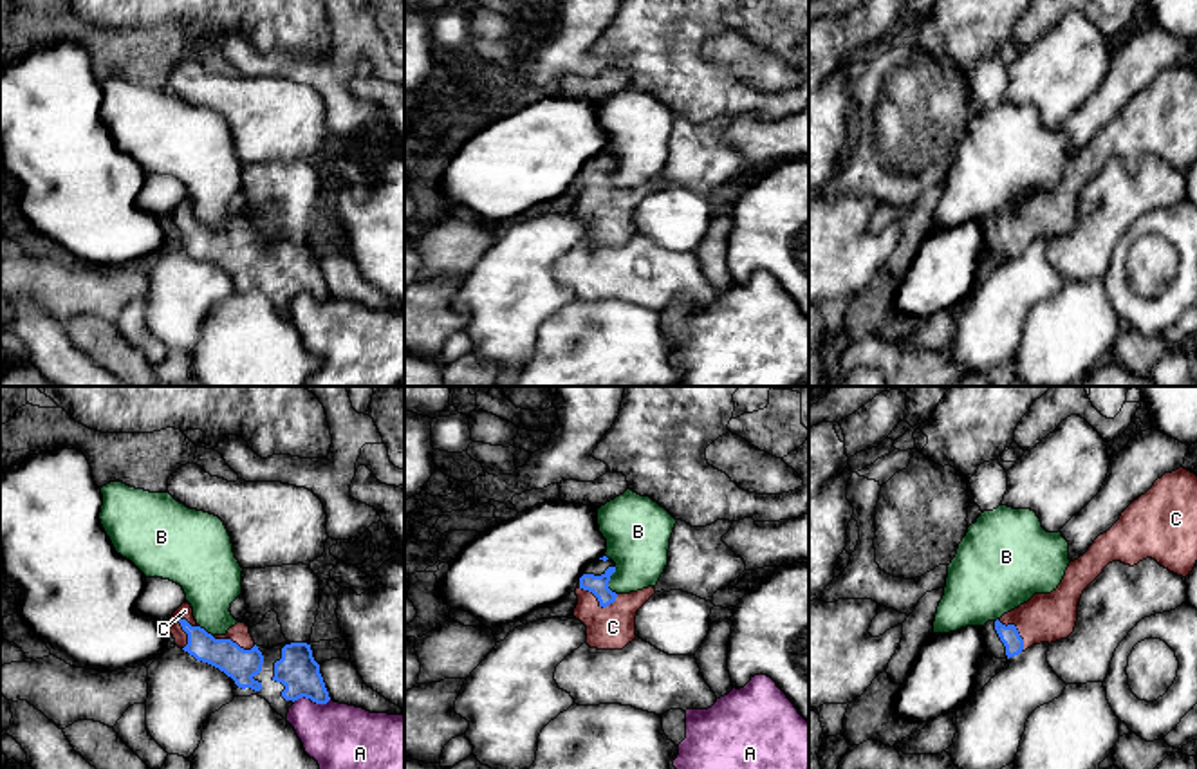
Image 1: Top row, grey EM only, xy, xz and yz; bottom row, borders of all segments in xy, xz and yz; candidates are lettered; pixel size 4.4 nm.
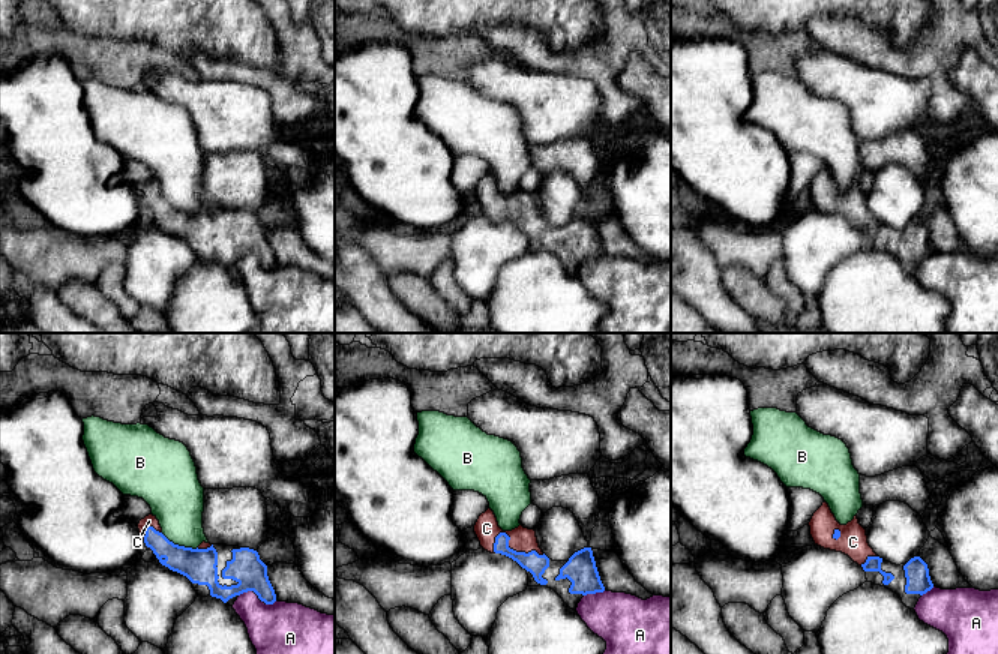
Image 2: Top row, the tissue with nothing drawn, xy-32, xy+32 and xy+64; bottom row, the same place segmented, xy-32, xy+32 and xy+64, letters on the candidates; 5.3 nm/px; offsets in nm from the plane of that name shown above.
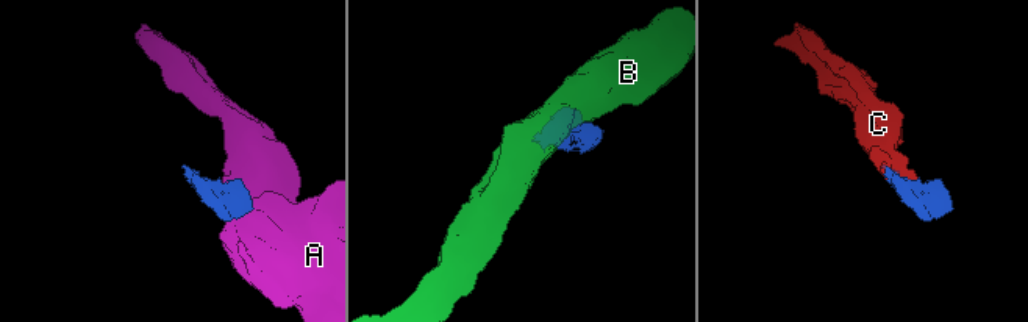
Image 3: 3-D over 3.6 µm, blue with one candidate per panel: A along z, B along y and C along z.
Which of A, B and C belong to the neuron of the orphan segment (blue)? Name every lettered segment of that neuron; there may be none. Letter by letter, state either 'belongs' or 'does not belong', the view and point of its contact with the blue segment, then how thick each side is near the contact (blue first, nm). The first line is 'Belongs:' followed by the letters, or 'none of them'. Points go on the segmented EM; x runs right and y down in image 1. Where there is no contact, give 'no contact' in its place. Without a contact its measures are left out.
Belongs: C
A: does not belong; contact xy (311, 699); calibres 180 and 280 nm
B: does not belong; contact xz (609, 580); calibres 90 and 300 nm
C: belongs; contact xz (598, 600); calibres 90 and 190 nm

